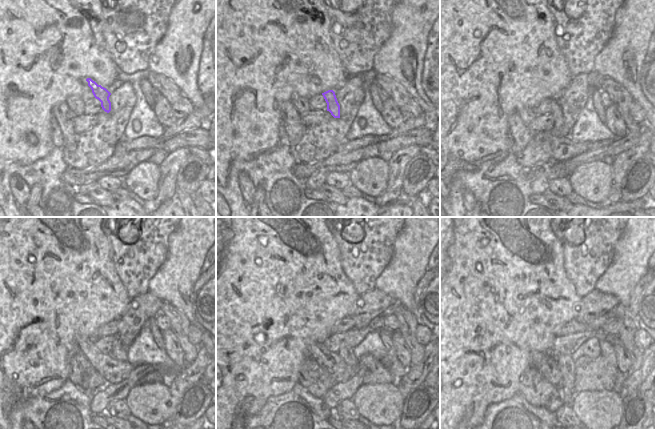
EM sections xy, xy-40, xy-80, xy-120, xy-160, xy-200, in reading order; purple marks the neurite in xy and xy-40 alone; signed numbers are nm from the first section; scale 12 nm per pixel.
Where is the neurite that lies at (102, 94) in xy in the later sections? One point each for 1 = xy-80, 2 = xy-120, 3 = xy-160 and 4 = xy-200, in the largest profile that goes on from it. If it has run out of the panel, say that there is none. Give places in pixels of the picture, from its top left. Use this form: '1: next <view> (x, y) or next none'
1: next xy-80 (559, 109)
2: next xy-120 (113, 336)
3: next xy-160 (336, 337)
4: next xy-200 (561, 339)

